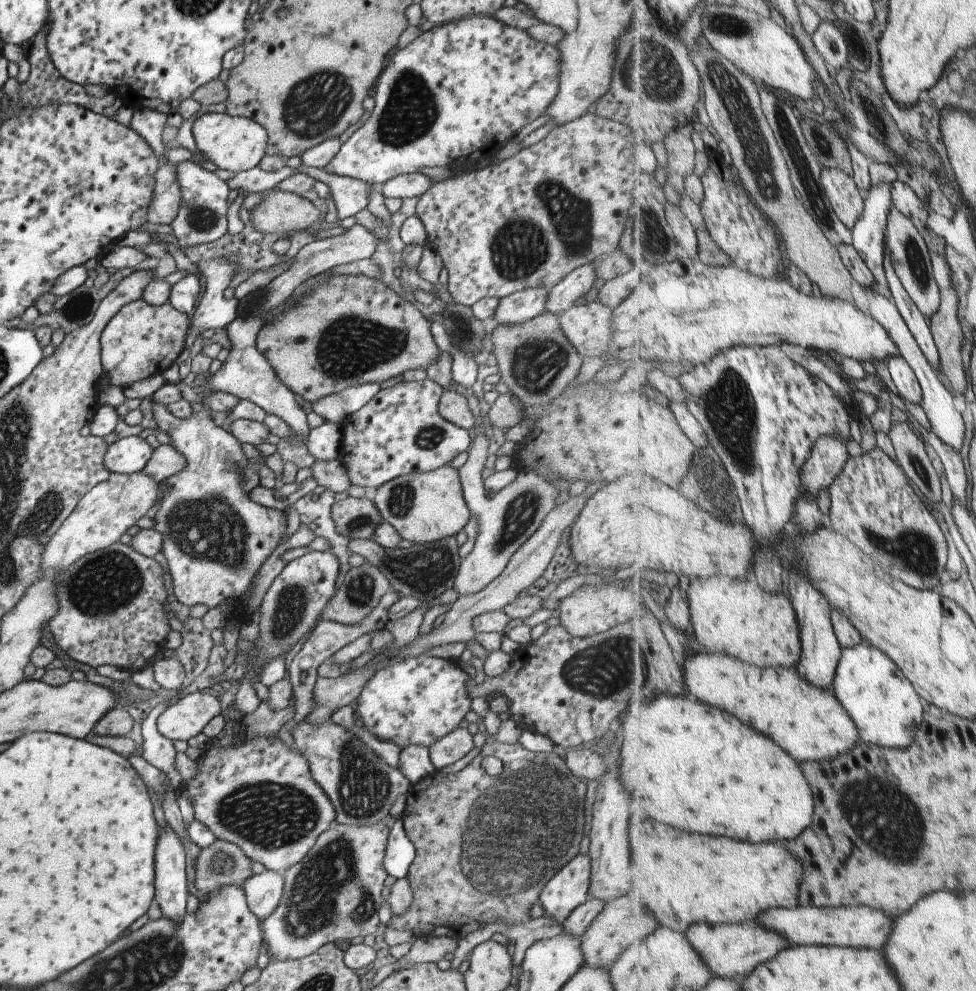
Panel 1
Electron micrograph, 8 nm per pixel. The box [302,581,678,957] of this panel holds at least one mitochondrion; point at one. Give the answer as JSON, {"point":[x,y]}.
{"point":[517,830]}

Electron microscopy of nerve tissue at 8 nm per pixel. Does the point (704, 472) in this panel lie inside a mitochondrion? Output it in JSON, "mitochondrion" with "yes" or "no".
{"mitochondrion":"yes"}

